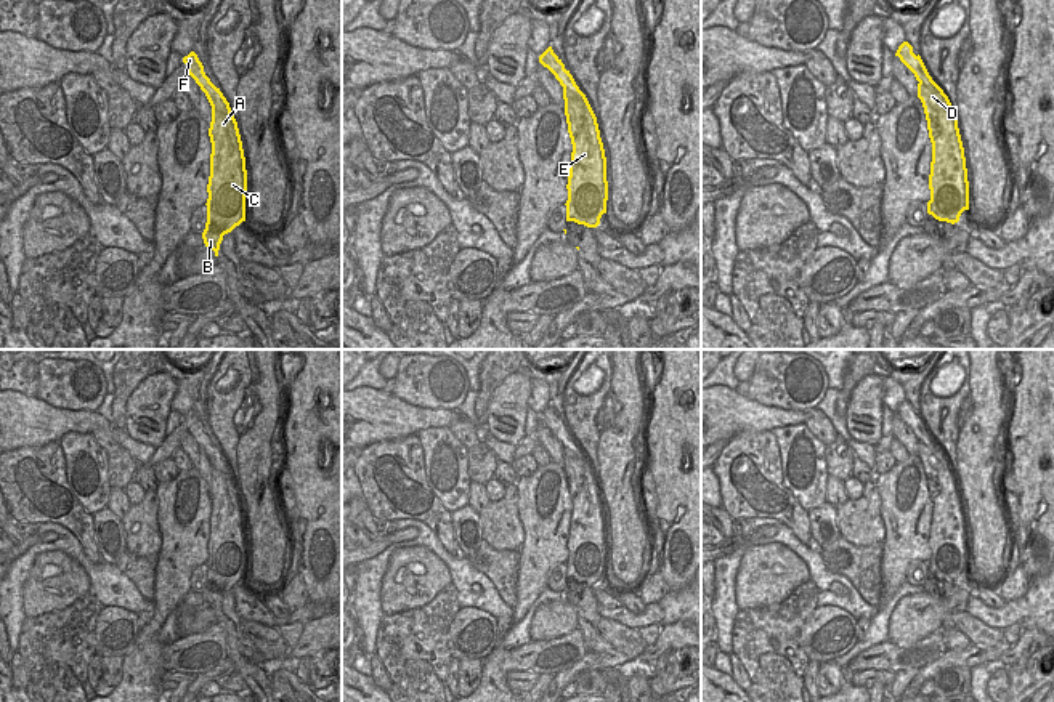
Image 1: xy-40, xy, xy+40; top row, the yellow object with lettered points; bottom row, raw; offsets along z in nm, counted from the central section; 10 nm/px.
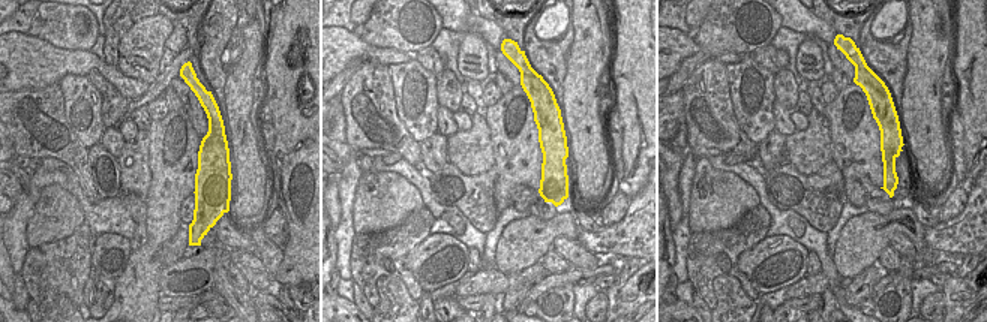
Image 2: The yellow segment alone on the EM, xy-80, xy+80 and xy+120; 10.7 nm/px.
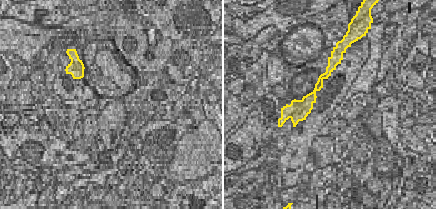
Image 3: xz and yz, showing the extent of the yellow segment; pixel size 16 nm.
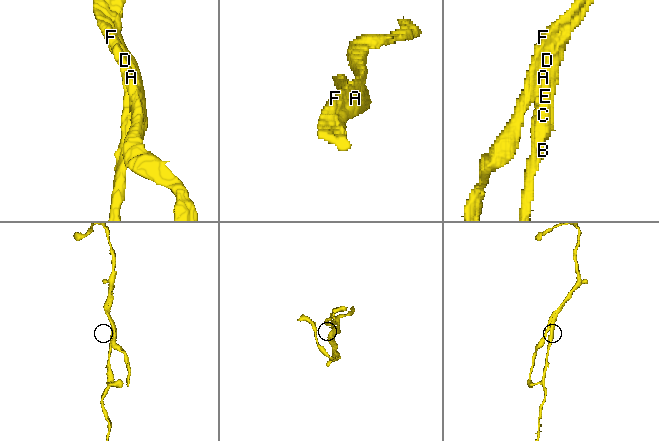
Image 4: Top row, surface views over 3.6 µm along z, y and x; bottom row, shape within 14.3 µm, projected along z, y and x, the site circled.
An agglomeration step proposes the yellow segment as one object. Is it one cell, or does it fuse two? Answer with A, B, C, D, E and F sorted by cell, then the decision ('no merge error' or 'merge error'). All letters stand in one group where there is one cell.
A B C D E / F; merge error

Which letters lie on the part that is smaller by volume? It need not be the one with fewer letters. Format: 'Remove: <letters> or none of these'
Remove: F

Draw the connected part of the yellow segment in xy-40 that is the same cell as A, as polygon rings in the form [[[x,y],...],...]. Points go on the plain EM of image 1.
[[[225,458],[226,473],[212,468],[209,495],[212,502],[207,543],[205,606],[218,615],[223,595],[245,580],[247,529],[237,481]]]

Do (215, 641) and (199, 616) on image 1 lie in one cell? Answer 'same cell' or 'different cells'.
different cells

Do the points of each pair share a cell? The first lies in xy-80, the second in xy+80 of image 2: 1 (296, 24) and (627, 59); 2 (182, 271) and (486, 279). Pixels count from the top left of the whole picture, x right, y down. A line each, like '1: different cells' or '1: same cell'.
1: same cell
2: same cell

